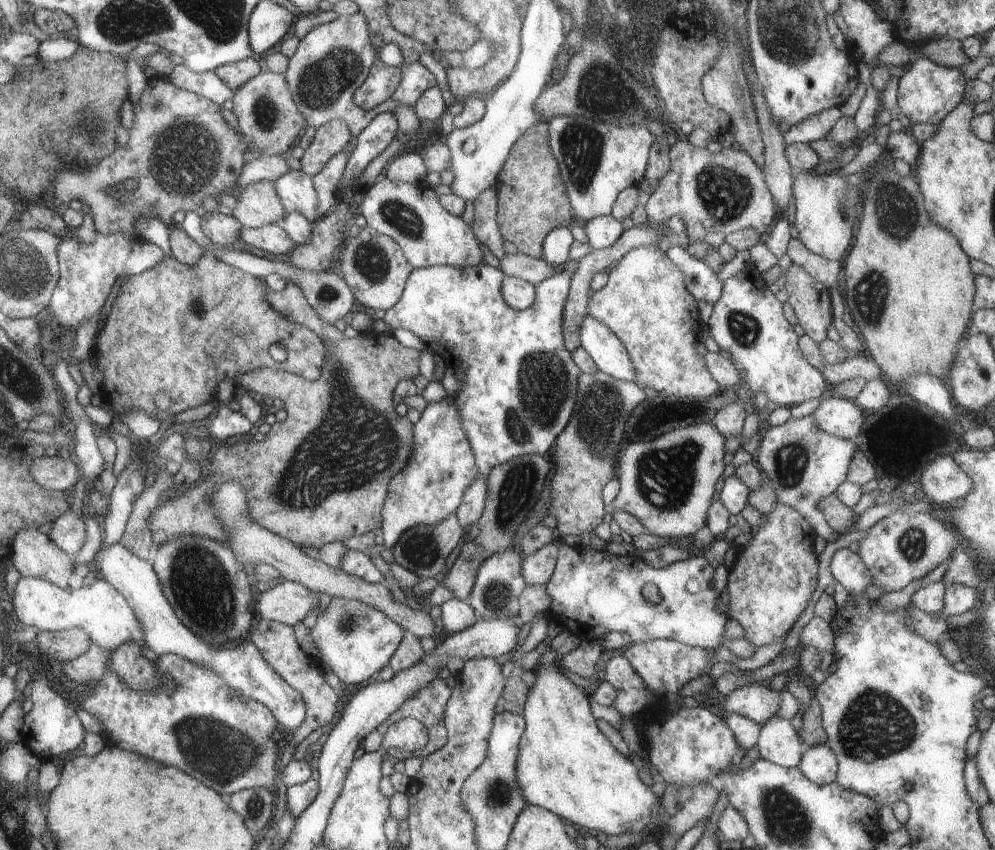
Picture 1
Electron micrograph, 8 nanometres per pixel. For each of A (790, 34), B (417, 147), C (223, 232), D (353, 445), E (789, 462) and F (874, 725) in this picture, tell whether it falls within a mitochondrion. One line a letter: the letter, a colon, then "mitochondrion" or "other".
A: mitochondrion
B: other
C: other
D: mitochondrion
E: mitochondrion
F: mitochondrion

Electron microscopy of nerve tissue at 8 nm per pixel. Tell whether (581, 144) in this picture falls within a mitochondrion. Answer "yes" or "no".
yes

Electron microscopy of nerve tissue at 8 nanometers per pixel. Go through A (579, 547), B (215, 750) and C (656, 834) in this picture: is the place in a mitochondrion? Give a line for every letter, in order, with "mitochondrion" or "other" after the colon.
A: other
B: mitochondrion
C: other

